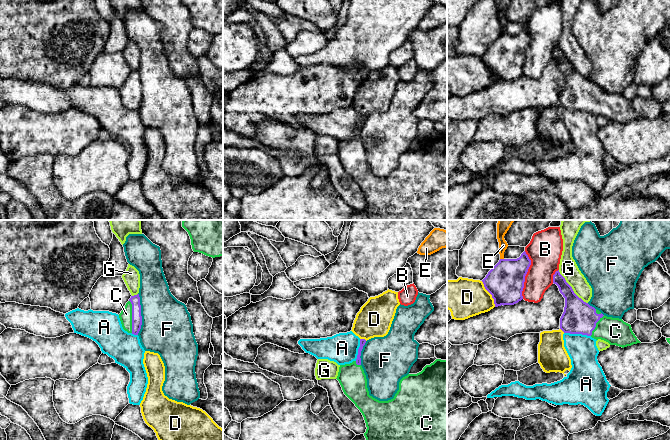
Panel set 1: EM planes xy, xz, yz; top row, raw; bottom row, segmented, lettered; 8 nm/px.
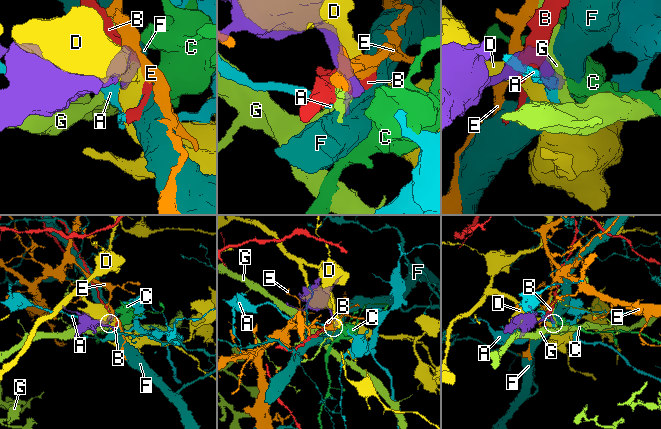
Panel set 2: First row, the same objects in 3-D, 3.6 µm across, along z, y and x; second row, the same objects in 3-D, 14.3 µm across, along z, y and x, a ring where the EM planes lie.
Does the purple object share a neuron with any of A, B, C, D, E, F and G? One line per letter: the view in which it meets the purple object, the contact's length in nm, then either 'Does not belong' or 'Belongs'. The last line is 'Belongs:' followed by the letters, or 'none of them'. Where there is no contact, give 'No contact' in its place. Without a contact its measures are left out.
A: Touches purple in yz. Shared border 220 nm. Does not belong
B: Touches purple in yz. Shared border 380 nm. Does not belong
C: Touches purple in xy. Shared border 260 nm. Belongs
D: Touches purple in yz. Shared border 240 nm. Does not belong
E: Touches purple in yz. Shared border 30 nm. Does not belong
F: Touches purple in xy. Shared border 340 nm. Does not belong
G: Touches purple in yz. Shared border 360 nm. Does not belong
Belongs: C

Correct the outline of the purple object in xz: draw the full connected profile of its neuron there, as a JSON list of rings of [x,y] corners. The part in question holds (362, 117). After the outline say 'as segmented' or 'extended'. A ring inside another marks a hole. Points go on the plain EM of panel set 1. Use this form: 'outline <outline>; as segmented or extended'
outline [[[360,115],[357,135],[340,141],[336,154],[344,170],[364,193],[367,203],[364,220],[447,220],[447,136],[436,135],[421,148],[403,153],[394,174],[379,177],[369,171],[361,142],[360,132],[365,119],[365,115]]]; extended

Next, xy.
outline [[[139,70],[131,72],[124,85],[119,90],[119,94],[125,107],[138,111],[142,101]]]; extended

